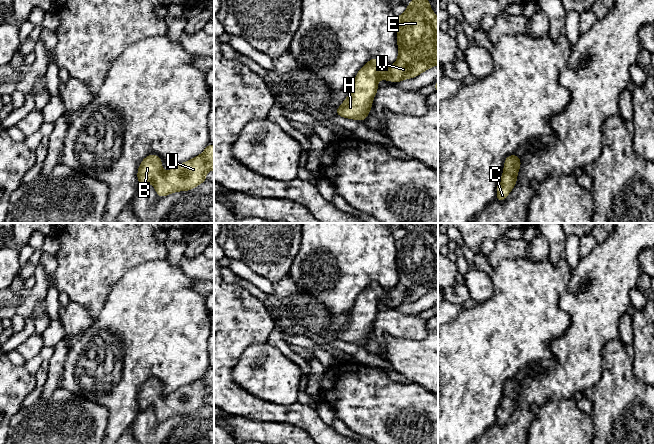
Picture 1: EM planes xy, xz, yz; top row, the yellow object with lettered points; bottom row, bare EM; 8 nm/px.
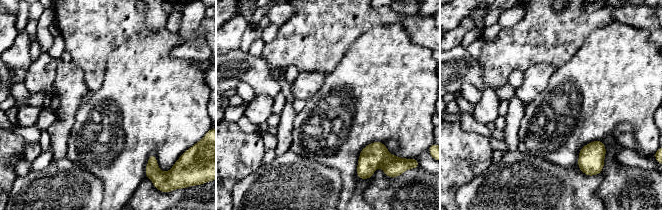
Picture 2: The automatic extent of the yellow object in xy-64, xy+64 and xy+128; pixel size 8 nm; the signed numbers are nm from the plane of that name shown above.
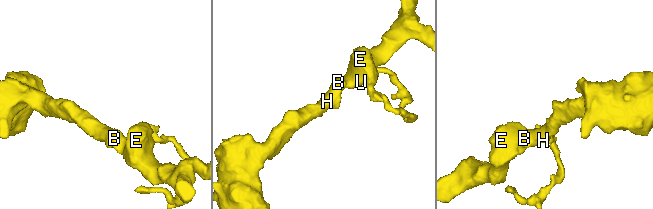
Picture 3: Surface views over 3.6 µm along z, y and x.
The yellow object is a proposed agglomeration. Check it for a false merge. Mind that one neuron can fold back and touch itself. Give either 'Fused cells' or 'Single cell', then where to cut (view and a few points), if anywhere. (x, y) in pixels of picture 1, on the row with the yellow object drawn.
Single cell. No split

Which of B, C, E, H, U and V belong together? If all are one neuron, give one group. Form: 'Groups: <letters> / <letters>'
Groups: B C E H U V

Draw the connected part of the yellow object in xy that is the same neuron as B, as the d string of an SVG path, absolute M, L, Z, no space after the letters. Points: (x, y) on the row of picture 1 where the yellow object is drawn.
M208 144L195 158L180 163L169 171L162 170L162 159L150 154L138 168L137 178L140 187L152 183L161 198L179 191L190 191L207 182L206 173L214 170L214 145Z

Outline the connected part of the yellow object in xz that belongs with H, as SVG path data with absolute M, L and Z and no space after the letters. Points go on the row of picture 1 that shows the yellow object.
M413 0L406 11L395 17L397 26L398 58L390 67L378 58L370 59L356 74L349 87L348 97L335 110L340 117L364 121L372 108L378 91L378 81L384 79L399 83L404 79L415 78L431 67L438 65L438 16L432 11L428 0Z

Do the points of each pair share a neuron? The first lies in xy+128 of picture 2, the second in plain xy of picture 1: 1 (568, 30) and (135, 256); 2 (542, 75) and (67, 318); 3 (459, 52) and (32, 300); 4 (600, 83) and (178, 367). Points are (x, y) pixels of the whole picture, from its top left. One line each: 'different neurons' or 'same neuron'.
1: same neuron
2: same neuron
3: same neuron
4: same neuron

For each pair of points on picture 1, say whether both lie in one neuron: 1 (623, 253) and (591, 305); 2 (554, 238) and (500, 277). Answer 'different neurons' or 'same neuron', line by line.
1: same neuron
2: different neurons

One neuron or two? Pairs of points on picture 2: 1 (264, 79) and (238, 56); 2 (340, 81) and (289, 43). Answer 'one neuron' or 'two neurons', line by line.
1: one neuron
2: two neurons

